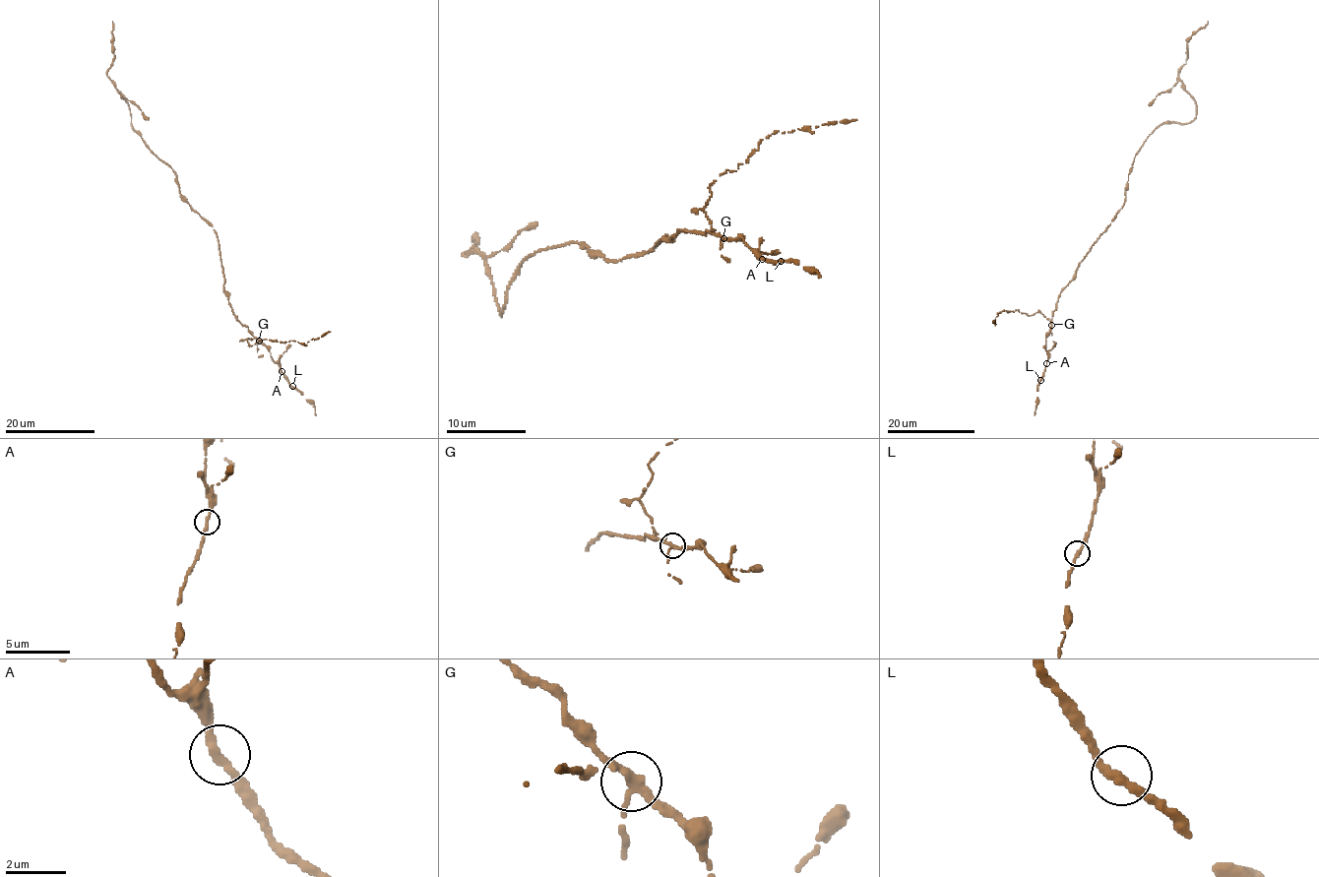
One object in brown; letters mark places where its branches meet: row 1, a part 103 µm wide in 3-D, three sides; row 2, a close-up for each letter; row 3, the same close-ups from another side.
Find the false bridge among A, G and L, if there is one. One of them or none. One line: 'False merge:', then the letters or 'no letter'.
False merge: G

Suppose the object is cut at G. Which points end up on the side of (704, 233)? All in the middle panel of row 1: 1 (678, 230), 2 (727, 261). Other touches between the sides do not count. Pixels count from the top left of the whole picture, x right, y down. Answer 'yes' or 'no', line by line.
1: yes
2: no

